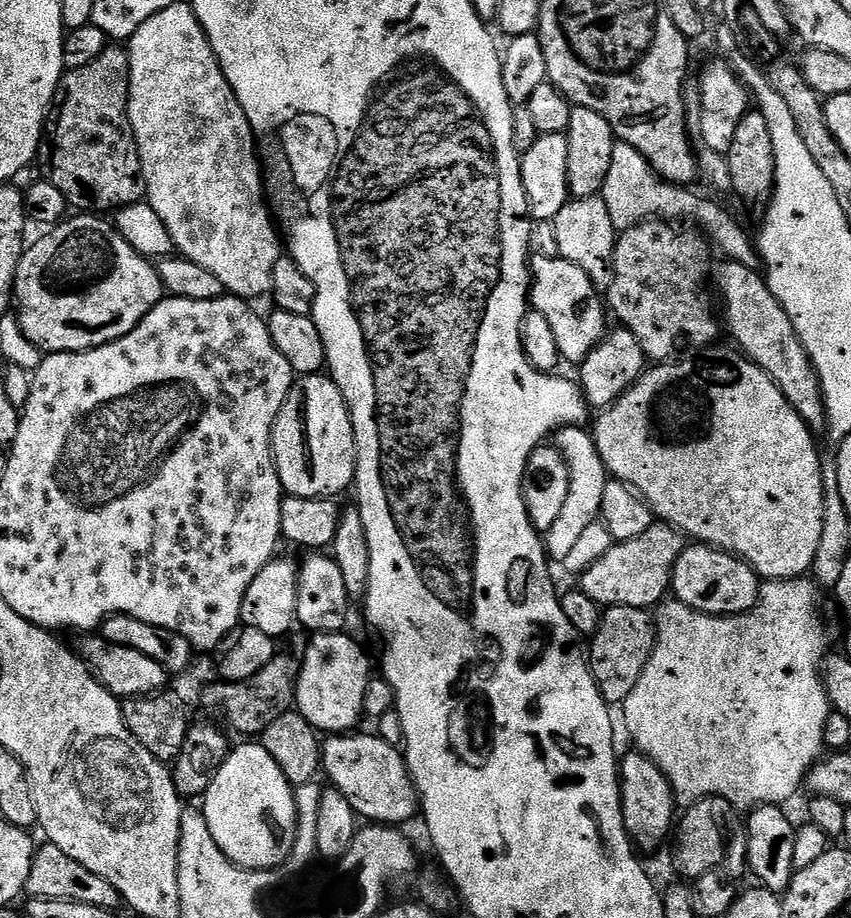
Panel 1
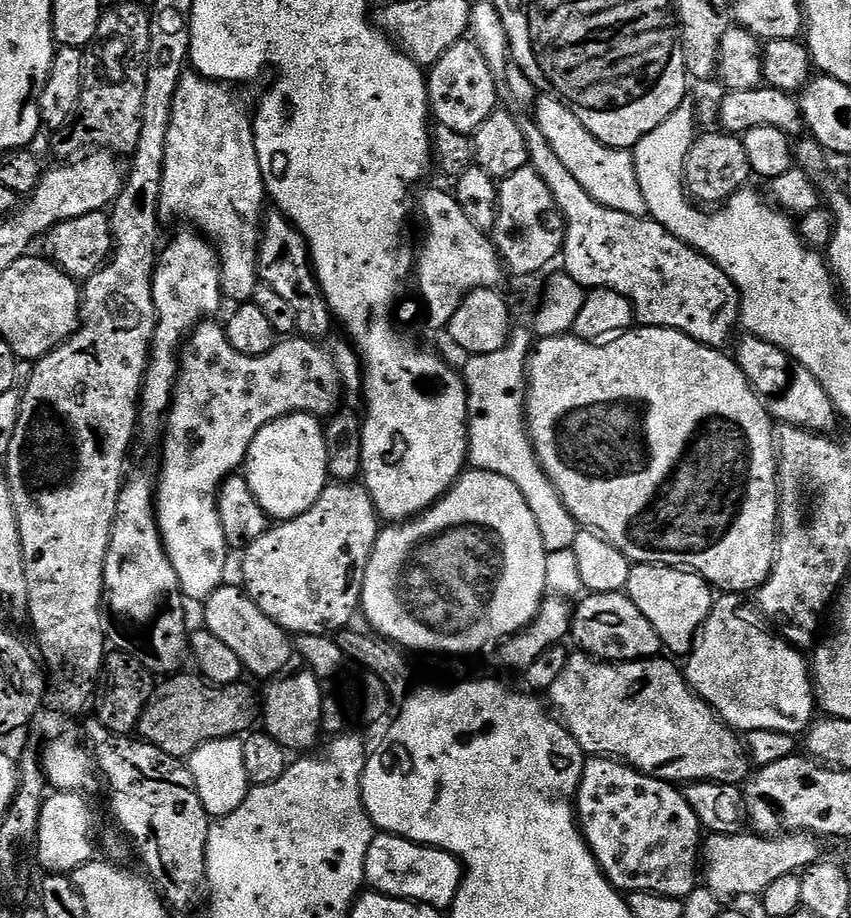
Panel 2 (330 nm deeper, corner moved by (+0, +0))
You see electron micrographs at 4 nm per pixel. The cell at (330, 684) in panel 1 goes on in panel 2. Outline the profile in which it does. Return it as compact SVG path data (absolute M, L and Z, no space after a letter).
M222 586L214 590L214 594L210 594L208 599L203 601L203 627L210 634L214 634L214 638L230 646L234 654L238 654L245 673L253 672L256 676L272 676L268 678L279 677L285 671L283 668L294 660L293 637L285 632L282 626L278 626L278 622L262 614L260 607L248 597L243 587L228 587Z

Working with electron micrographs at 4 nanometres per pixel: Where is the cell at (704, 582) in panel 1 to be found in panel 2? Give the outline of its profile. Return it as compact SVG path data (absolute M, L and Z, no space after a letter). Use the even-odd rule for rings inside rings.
M638 564L633 567L626 595L646 614L646 622L654 626L661 645L673 652L673 657L687 657L696 637L704 627L714 603L714 589L697 572L683 568L667 568L664 564ZM676 655L676 656L675 656Z

